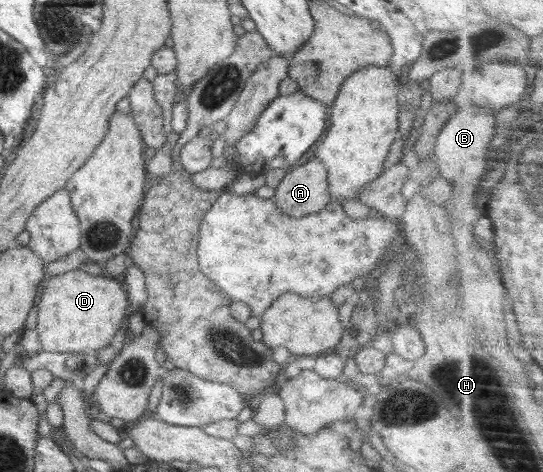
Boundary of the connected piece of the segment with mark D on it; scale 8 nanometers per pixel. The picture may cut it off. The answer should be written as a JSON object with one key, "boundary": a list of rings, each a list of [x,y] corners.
{"boundary":[[[80,269],[50,277],[37,305],[37,327],[42,349],[57,353],[85,353],[104,348],[121,329],[131,312],[128,295],[120,283]]]}

